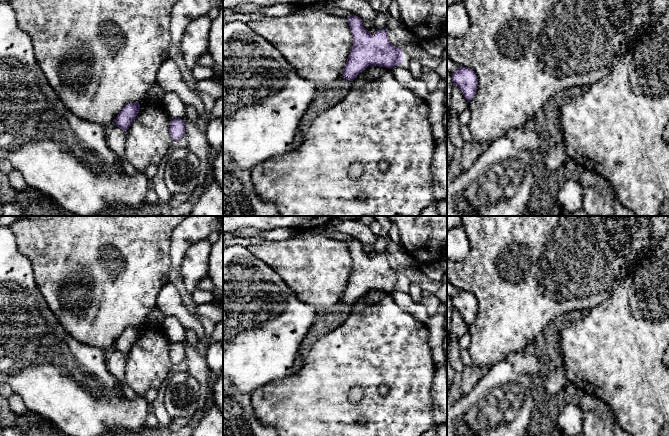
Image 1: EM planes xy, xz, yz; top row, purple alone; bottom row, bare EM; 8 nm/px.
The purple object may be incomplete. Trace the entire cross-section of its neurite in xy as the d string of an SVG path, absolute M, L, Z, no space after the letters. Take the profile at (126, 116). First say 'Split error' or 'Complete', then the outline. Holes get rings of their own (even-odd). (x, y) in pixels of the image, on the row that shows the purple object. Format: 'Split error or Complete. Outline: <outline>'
Complete. Outline: M139 103L127 104L115 119L116 126L127 131L140 111Z

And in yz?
Complete. Outline: M461 66L456 72L451 74L452 82L462 91L465 99L470 102L477 92L477 75L467 67Z

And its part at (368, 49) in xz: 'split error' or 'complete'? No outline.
complete

